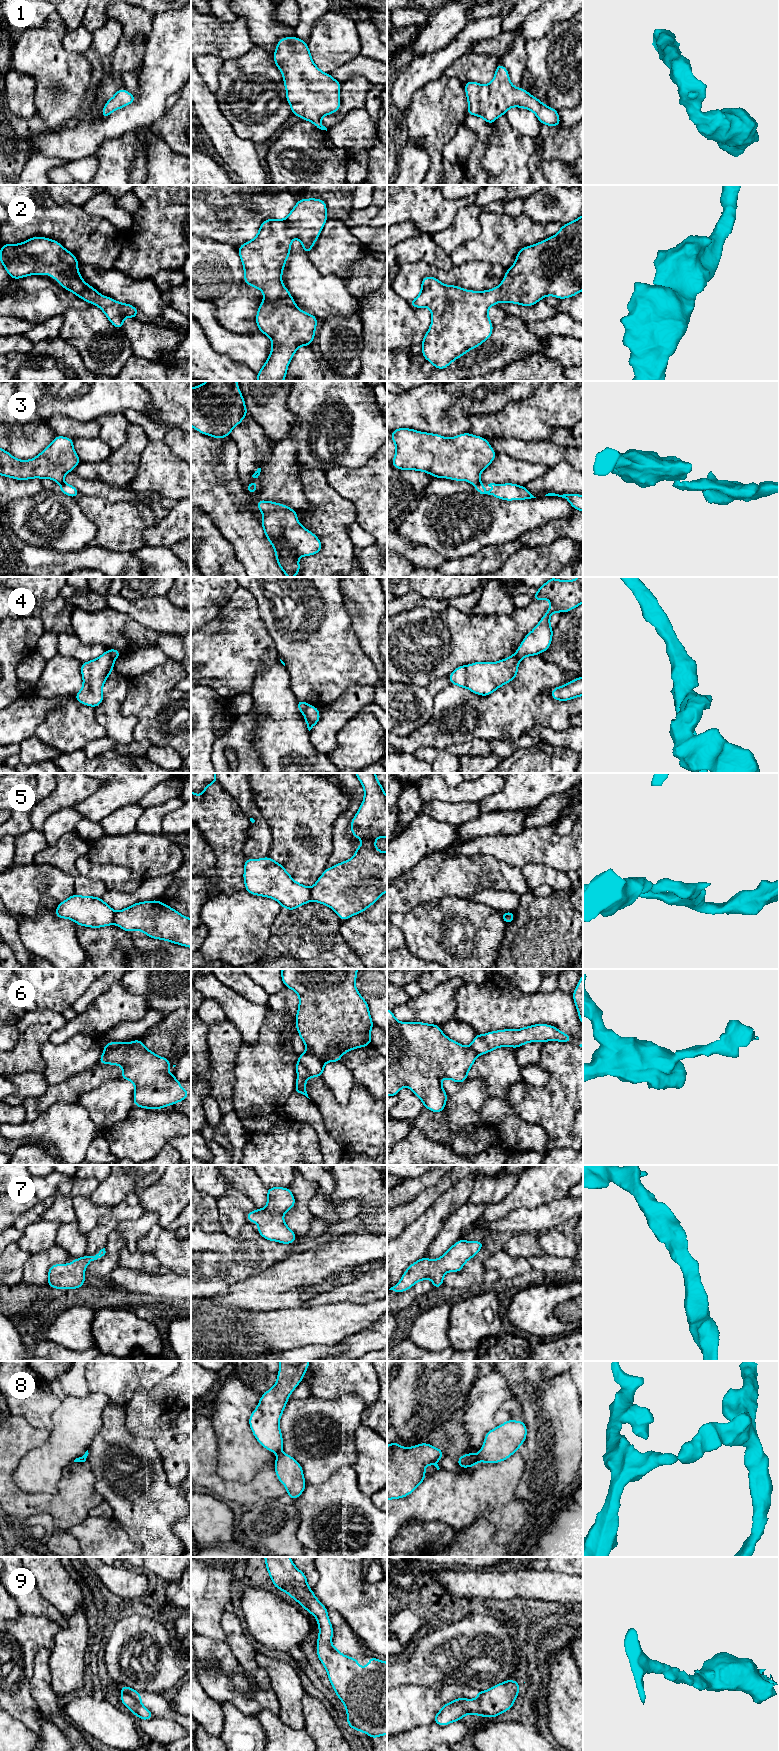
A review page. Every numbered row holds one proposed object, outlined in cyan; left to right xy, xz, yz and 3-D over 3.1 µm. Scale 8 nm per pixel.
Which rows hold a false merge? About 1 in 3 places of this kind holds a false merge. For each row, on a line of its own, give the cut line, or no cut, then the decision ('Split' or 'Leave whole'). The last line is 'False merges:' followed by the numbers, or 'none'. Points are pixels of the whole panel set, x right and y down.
1: No split. Leave whole
2: No split. Leave whole
3: Split along yz (479, 481), (475, 484). Split
4: Split along xy (107, 650), (114, 659). Split
5: Split along xz (309, 888), (311, 900). Split
6: Split along xz (305, 1052), (317, 1057), (323, 1064). Split
7: No split. Leave whole
8: Split along xz (281, 1451), (278, 1453). Split
9: Split along xy (122, 1692), (131, 1694), (140, 1703). Split
False merges: 3, 4, 5, 6, 8, 9

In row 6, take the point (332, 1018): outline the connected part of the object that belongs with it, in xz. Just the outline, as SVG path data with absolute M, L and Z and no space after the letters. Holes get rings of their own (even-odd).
M282 969L281 979L285 987L292 989L299 996L296 1014L296 1029L306 1046L306 1052L327 1062L341 1061L341 1056L356 1048L372 1043L370 1032L374 1026L369 1012L369 1005L358 992L355 982L358 969Z

